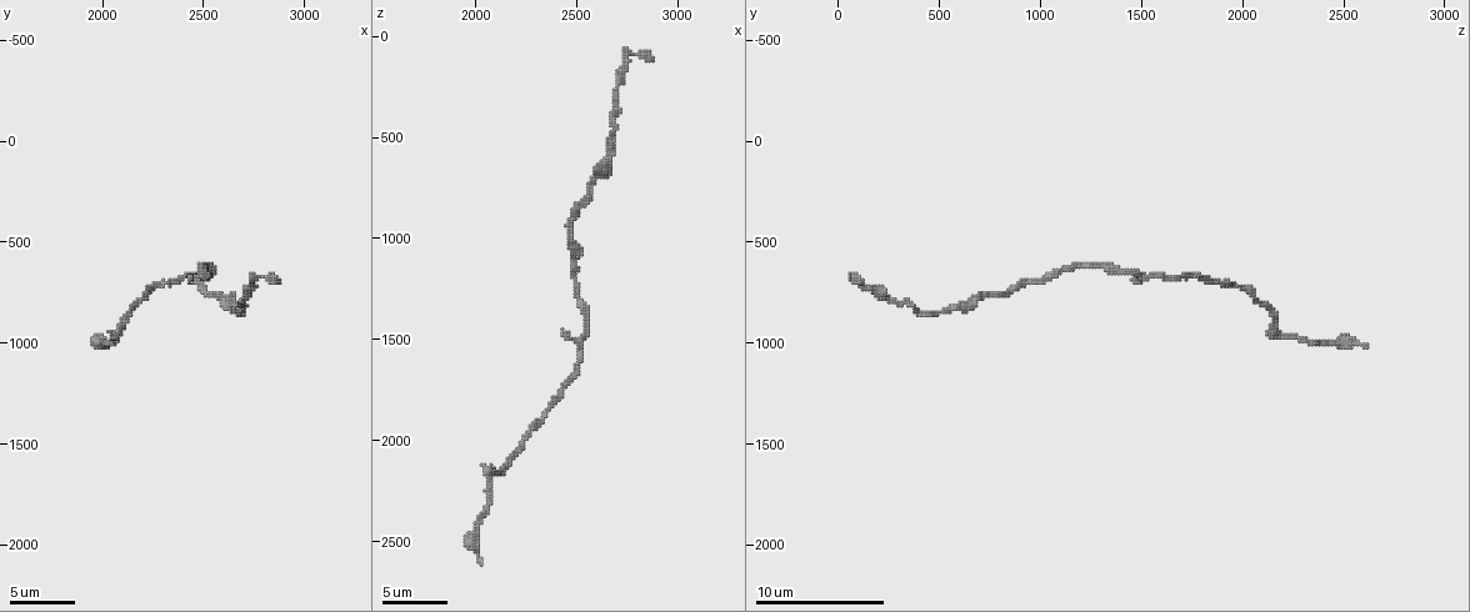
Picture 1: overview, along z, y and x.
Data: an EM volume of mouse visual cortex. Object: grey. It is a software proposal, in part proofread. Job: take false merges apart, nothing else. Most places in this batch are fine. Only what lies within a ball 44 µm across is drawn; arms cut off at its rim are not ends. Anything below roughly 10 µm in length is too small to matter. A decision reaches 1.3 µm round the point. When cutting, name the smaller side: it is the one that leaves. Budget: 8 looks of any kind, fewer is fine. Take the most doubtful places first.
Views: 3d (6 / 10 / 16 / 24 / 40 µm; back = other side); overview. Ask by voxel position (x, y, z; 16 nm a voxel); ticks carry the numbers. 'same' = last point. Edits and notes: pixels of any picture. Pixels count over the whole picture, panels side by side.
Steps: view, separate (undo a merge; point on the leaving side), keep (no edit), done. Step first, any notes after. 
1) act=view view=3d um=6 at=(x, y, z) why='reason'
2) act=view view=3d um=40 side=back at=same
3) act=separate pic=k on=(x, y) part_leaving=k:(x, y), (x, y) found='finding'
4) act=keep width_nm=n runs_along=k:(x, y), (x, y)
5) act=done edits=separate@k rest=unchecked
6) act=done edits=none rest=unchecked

act=view view=3d um=16 at=(2060, 970, 2220) why='thick turns thin'

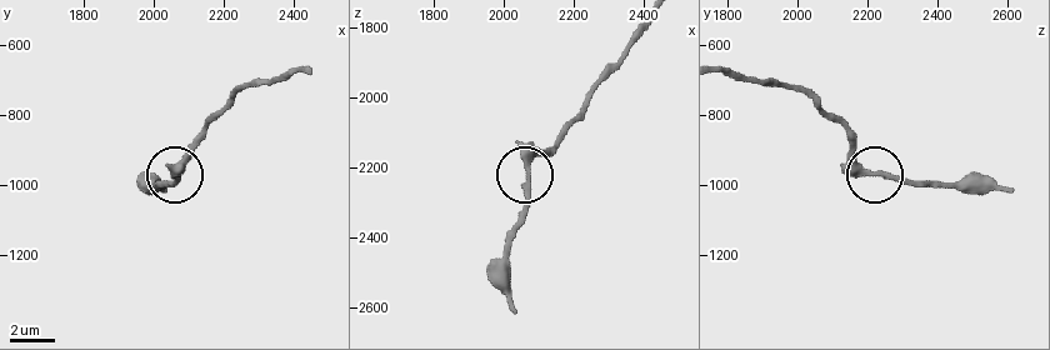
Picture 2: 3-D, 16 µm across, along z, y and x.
act=view view=3d um=6 at=(2070, 970, 2210)

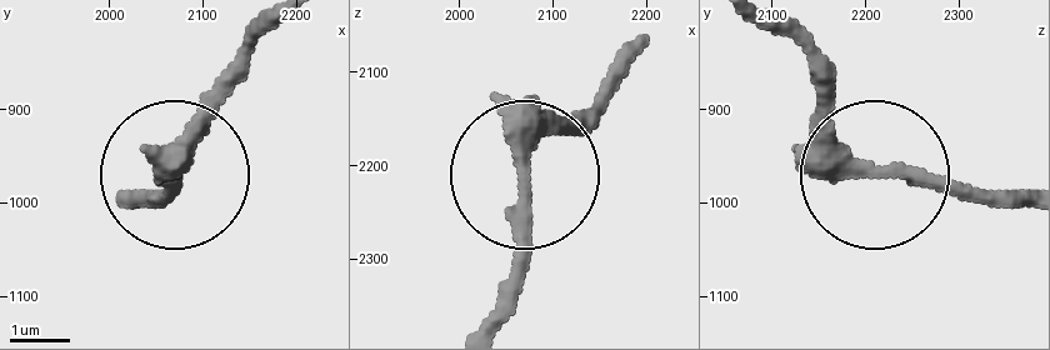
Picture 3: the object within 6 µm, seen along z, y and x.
act=keep runs_along=3:(778, 31), (868, 165), (1011, 205) found='continuous, no second neuron'

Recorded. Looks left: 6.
act=view view=3d um=16 at=(2540, 650, 1420)

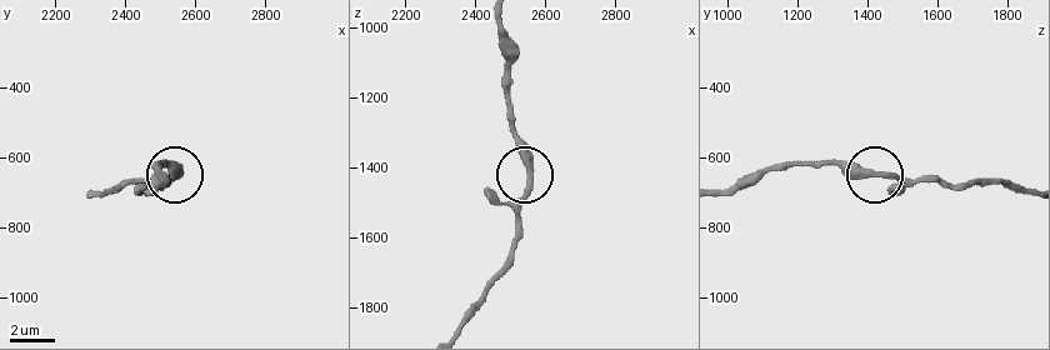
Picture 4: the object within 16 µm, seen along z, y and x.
act=view view=3d um=6 at=(2550, 650, 1410) why='closer look'

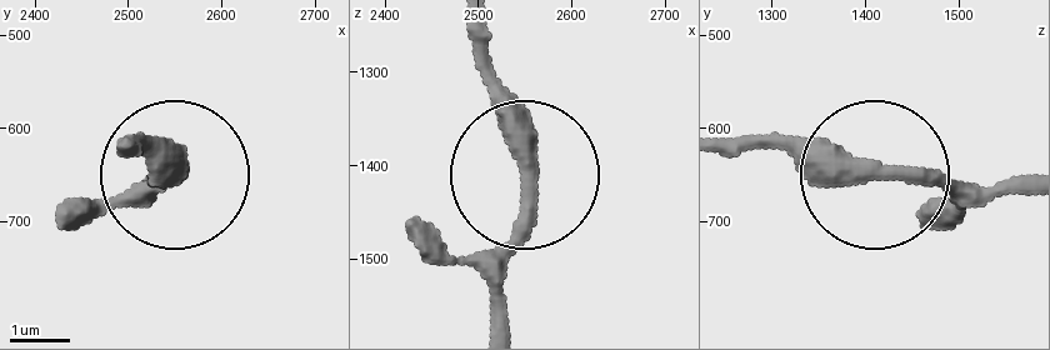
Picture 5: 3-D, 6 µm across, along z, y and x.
act=keep width_nm=330 found='continuous, no second neuron'

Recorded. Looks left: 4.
act=view view=3d um=16 at=(2350, 710, 1880) why='a narrow waist'

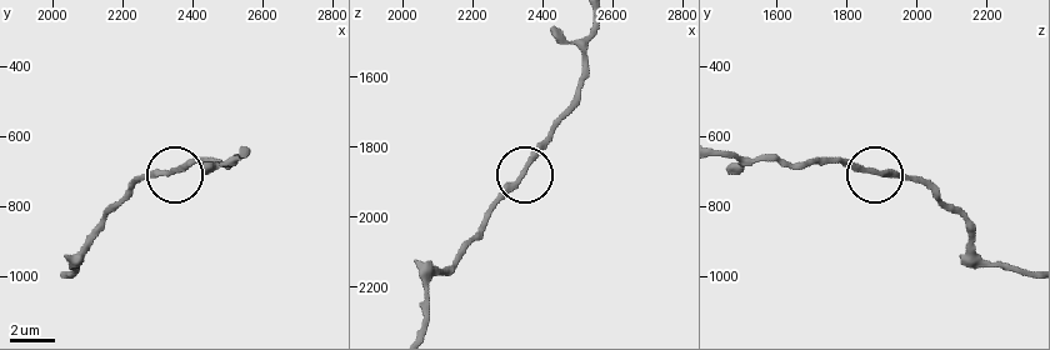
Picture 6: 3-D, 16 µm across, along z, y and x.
act=view view=3d um=6 at=(2340, 700, 1890) why='zoom in'

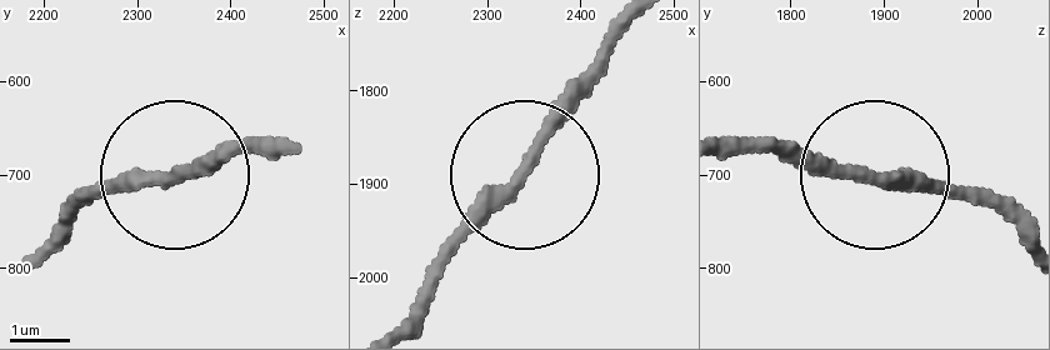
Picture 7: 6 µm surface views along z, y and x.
act=keep width_nm=230 runs_along=7:(733, 149), (808, 149), (981, 193) found='continuous, no second neuron'

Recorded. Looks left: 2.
act=view view=3d um=6 at=(2490, 710, 900)

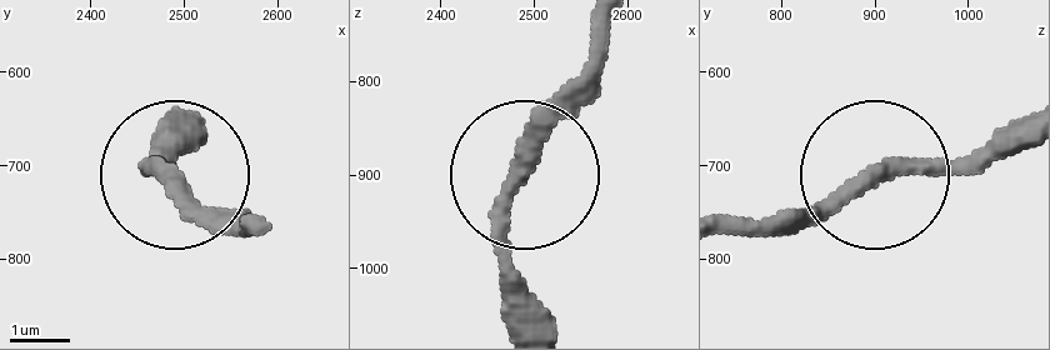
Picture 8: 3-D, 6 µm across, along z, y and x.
act=keep runs_along=8:(529, 329), (514, 210), (533, 150), (598, 80) found='continuous, no second neuron'

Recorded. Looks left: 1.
act=done edits=none rest=unchecked

